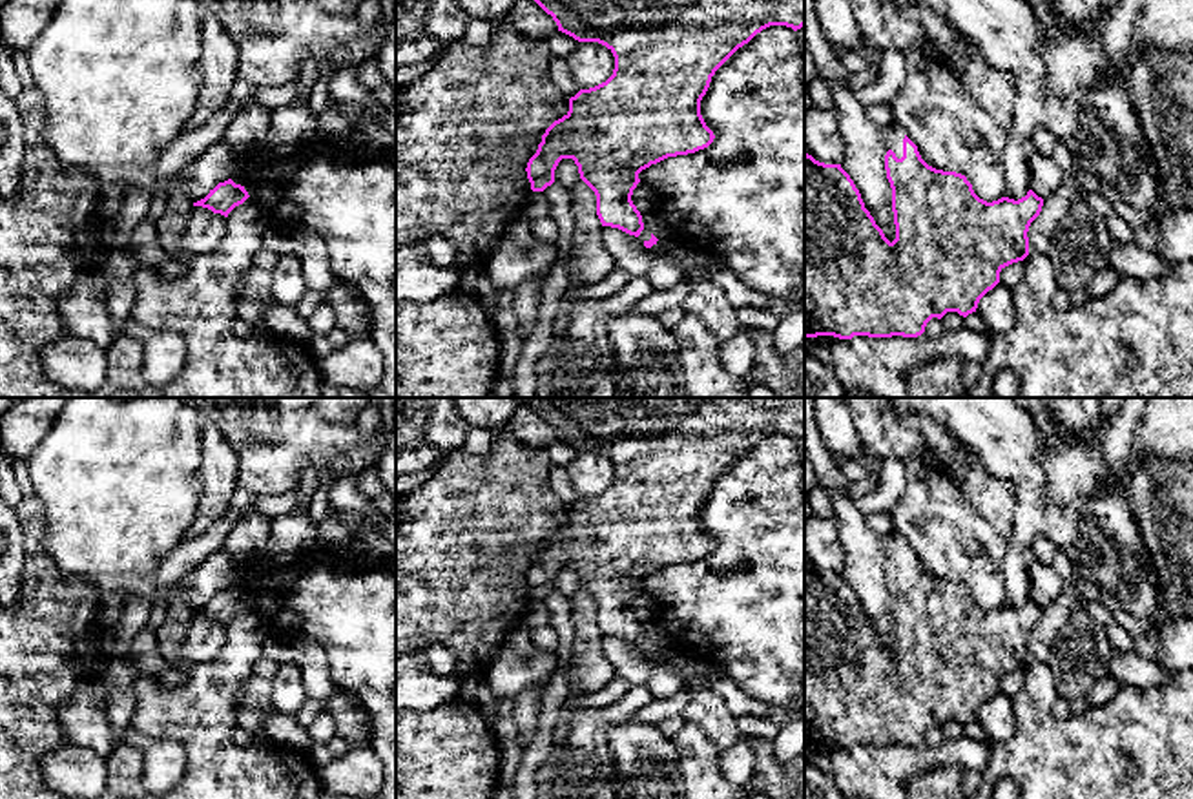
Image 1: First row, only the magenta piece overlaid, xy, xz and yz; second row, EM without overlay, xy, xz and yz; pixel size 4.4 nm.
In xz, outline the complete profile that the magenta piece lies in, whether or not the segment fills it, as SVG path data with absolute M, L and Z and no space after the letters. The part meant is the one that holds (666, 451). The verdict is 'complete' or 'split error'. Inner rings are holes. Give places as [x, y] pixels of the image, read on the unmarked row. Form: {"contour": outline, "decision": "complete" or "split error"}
{"contour": "M516 398L531 405L558 434L558 440L578 451L598 451L615 465L613 483L569 507L569 520L555 529L527 571L533 600L544 600L555 591L562 567L573 567L580 587L596 604L596 624L602 635L618 637L638 646L642 624L631 609L640 591L638 582L668 566L688 564L708 556L715 544L700 524L715 480L757 441L770 434L794 440L804 434L804 398Z", "decision": "complete"}

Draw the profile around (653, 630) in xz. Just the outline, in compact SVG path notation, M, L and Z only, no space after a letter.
M657 615L640 620L644 637L653 642L657 648L671 648L669 637L666 633L664 624L657 618Z

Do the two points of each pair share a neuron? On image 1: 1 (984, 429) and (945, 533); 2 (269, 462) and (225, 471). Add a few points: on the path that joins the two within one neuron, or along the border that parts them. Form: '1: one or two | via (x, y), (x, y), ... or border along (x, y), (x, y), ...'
1: two | border along (973, 453), (993, 475), (1007, 480)
2: two | border along (219, 429), (238, 456), (238, 484)

